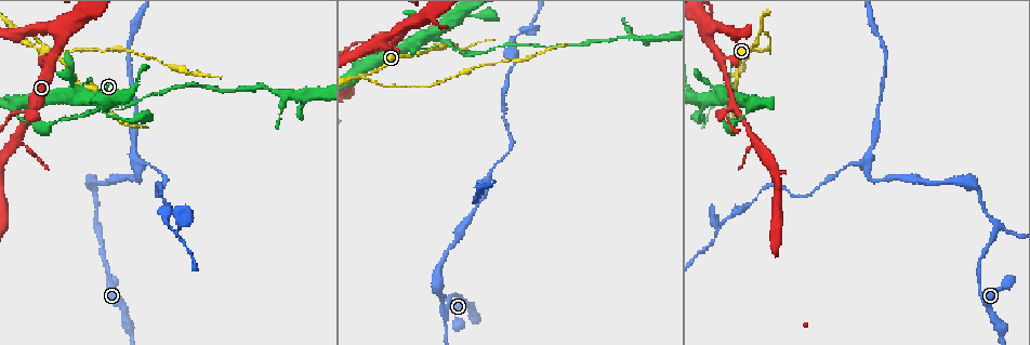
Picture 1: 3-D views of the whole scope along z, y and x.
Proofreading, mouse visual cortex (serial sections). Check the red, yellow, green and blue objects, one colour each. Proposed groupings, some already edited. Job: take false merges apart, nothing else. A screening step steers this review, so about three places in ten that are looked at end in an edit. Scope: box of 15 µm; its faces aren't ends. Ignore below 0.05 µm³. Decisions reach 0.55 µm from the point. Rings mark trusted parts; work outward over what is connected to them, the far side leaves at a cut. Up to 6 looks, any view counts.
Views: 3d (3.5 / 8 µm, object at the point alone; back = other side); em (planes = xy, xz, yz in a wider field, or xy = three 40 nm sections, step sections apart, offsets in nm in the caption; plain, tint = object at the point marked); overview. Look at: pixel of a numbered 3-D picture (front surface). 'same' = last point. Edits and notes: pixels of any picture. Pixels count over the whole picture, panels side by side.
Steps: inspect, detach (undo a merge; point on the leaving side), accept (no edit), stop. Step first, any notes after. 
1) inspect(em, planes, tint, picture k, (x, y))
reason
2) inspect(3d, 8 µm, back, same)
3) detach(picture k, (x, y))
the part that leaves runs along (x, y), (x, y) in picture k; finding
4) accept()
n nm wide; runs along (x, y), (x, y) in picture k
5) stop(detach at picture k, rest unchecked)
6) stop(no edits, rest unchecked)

inspect(3d, 8 µm, picture 1, (725, 111))
narrows sharply

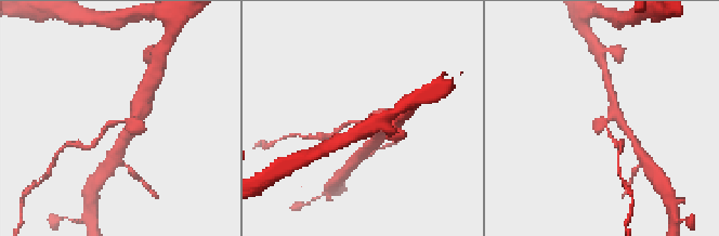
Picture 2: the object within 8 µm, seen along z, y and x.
inspect(em, xy, step 3, tint, picture 2, (360, 121))
3 arms; arms of 150, 300, 300 nm; now the EM

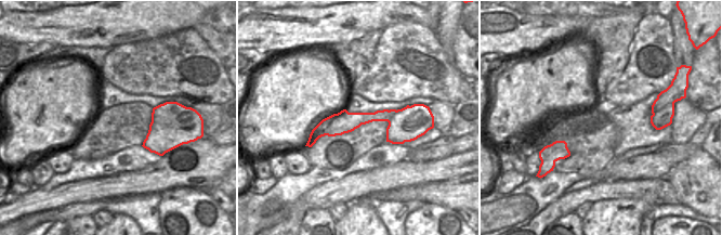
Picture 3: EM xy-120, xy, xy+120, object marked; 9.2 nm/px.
detach(picture 2, (110, 123))
200 nm wide; a second cell is stuck on

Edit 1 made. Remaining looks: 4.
inspect(3d, 3.5 µm, picture 1, (734, 86))

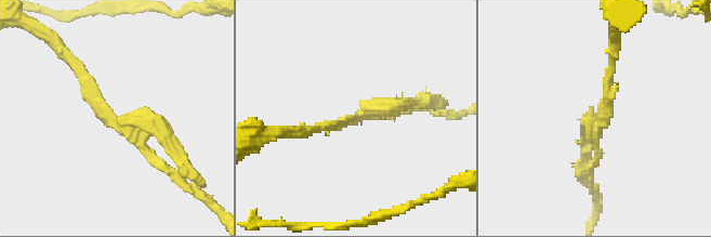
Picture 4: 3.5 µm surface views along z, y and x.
inspect(em, xy, step 2, tint, picture 4, (370, 112))

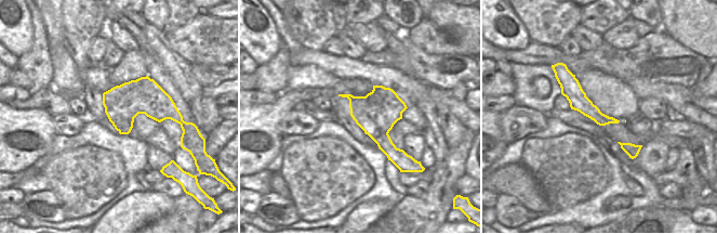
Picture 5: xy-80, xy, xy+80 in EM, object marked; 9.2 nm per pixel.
accept()
runs along (82, 75), (115, 124), (148, 121), (179, 158) in picture 4; continuous, no second cell

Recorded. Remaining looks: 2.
inspect(3d, 8 µm, picture 1, (364, 75))
branch point

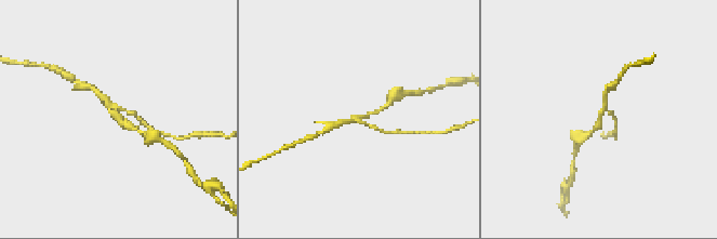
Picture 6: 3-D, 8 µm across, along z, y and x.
inspect(3d, 3.5 µm, picture 6, (118, 115))

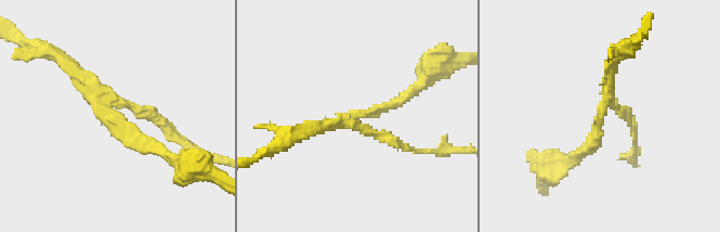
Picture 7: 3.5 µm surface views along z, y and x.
detach(picture 7, (148, 114))
the part that leaves runs along (109, 102), (149, 112), (185, 145) in picture 7; two cells meet here

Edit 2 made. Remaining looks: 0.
stop(detach at picture 2, detach at picture 7, rest unchecked)

